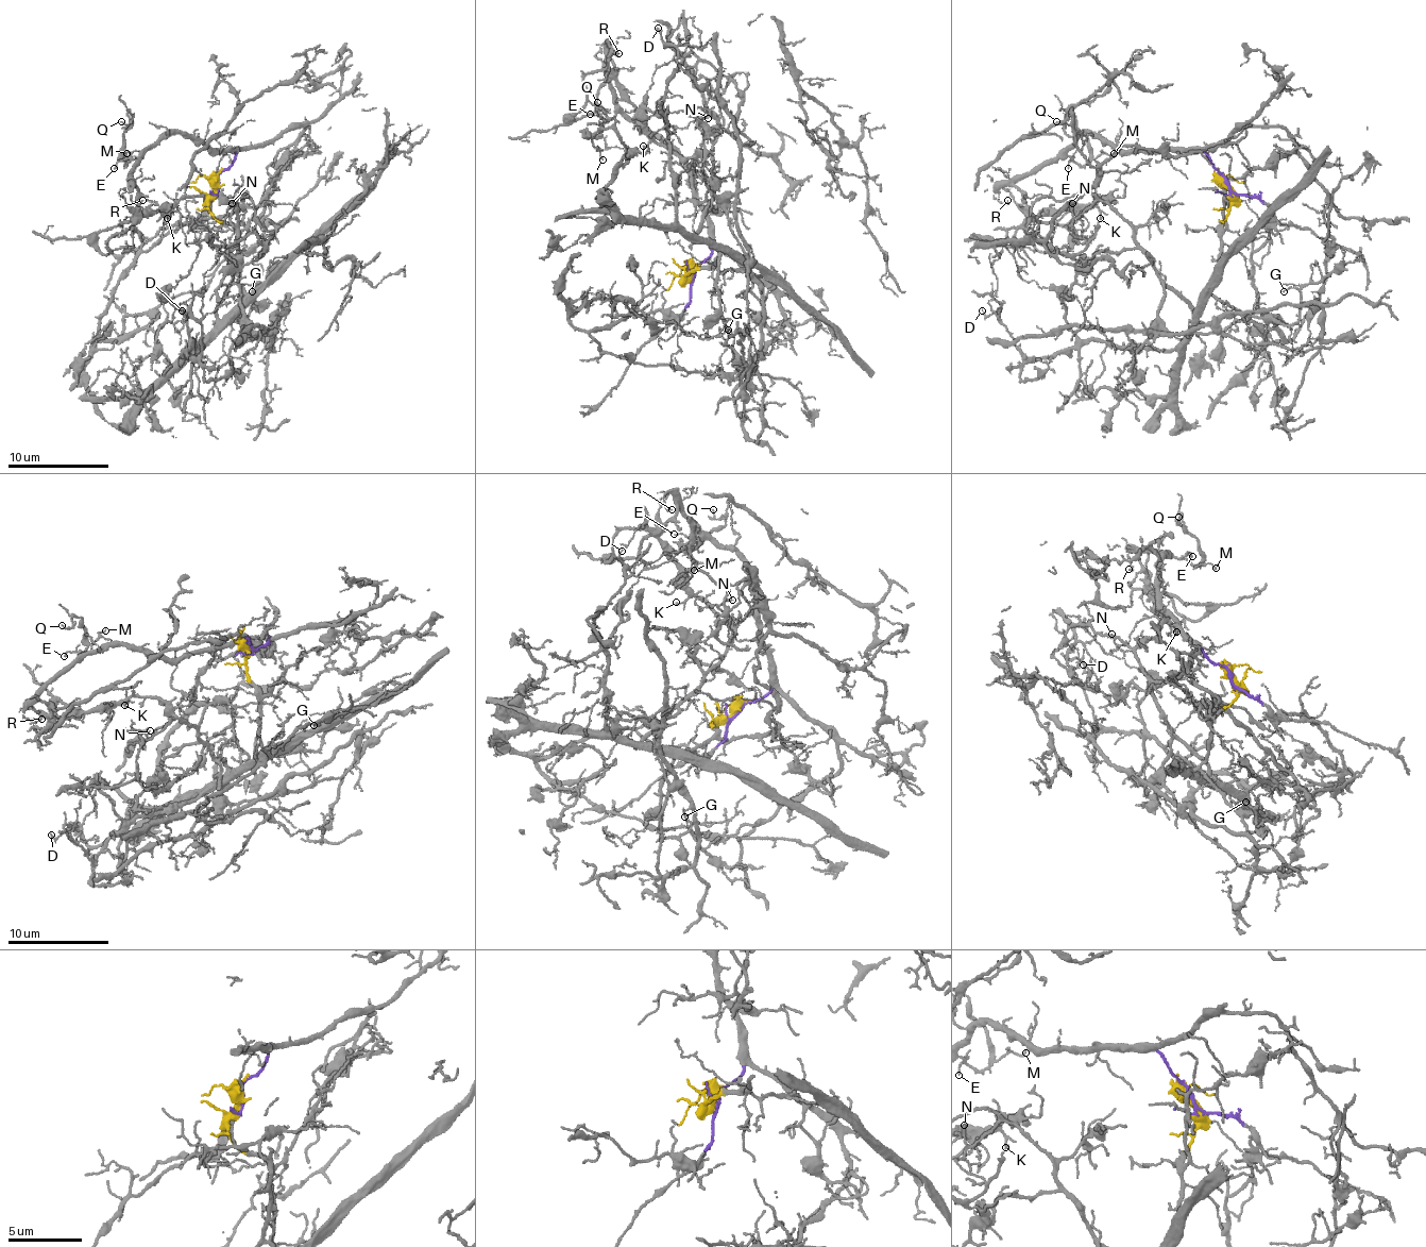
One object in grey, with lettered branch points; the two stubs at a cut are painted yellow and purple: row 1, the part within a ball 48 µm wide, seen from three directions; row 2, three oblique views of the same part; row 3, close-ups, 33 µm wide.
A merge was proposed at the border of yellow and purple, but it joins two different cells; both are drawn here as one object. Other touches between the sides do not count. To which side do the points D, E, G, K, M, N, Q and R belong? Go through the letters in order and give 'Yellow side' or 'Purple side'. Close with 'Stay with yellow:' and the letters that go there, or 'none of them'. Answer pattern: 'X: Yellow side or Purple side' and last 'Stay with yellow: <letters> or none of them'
D: Yellow side
E: Purple side
G: Yellow side
K: Yellow side
M: Purple side
N: Yellow side
Q: Purple side
R: Purple side
Stay with yellow: D, G, K, N

